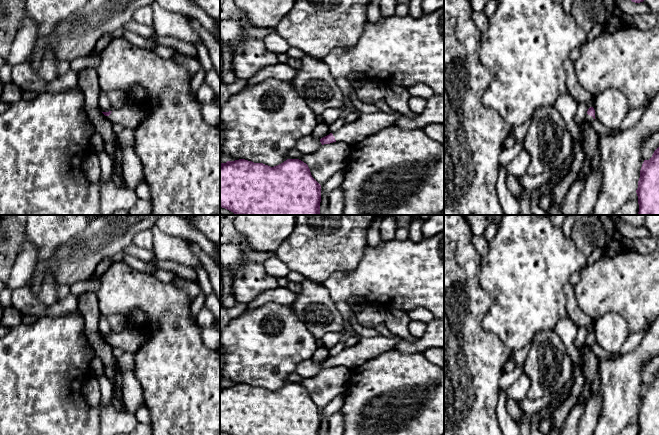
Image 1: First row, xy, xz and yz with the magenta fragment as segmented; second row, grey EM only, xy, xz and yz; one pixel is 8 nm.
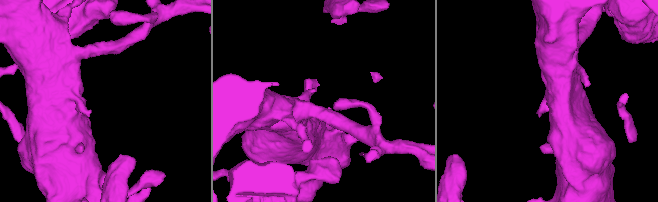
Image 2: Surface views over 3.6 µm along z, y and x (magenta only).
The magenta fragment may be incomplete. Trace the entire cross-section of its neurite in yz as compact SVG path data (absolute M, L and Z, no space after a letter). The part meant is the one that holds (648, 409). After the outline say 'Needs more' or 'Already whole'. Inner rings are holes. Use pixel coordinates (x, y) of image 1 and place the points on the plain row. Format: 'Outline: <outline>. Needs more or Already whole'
Outline: M659 371L649 384L644 384L636 414L639 435L659 435Z. Already whole

